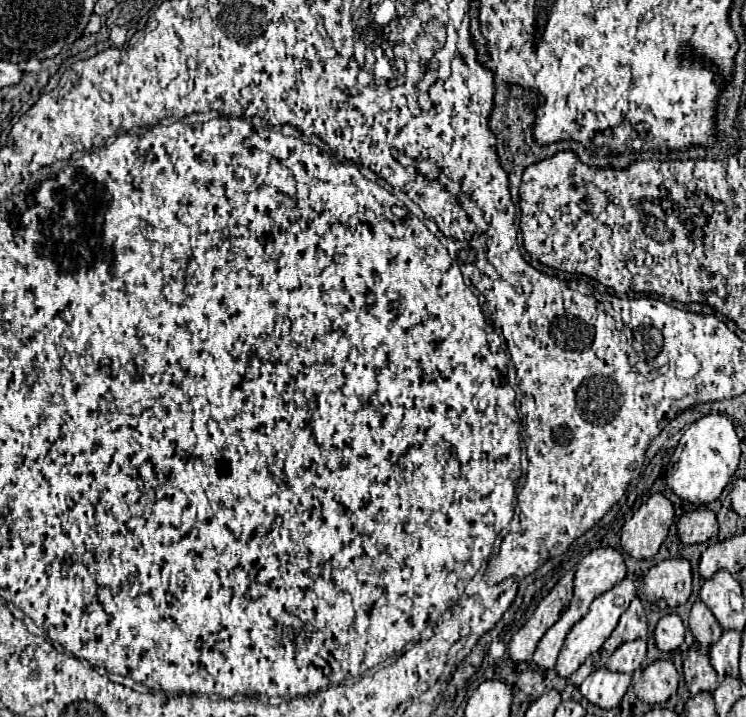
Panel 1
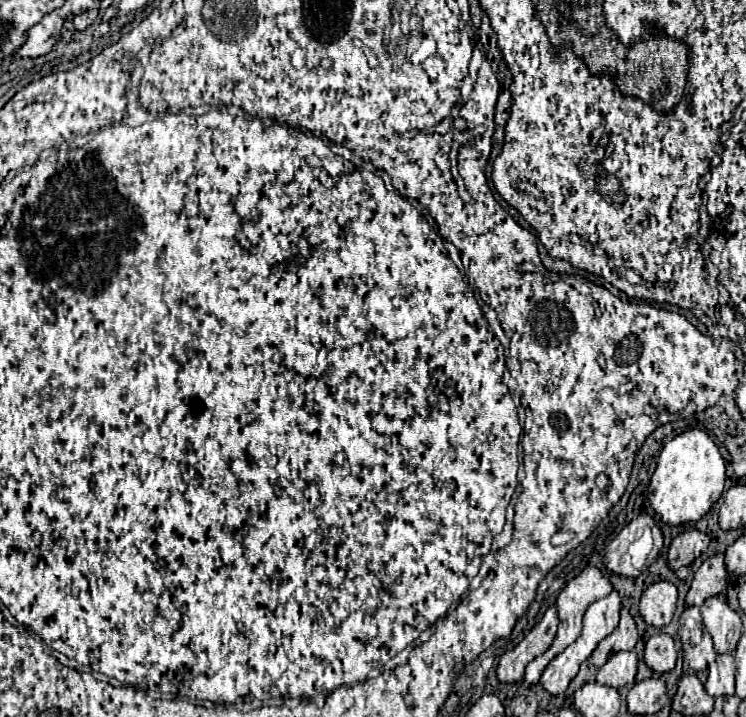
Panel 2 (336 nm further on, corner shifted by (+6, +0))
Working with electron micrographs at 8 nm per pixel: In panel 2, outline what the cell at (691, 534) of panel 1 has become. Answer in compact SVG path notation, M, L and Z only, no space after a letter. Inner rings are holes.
M697 528L685 530L679 536L675 536L669 546L669 556L667 556L671 570L689 566L701 552L707 550L707 546L709 546L707 534Z

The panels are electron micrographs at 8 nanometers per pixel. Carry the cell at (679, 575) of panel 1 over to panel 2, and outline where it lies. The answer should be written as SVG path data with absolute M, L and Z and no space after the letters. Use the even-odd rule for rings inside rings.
M661 580L651 584L643 592L639 612L647 624L663 628L671 622L675 606L677 606L677 586L673 582Z

